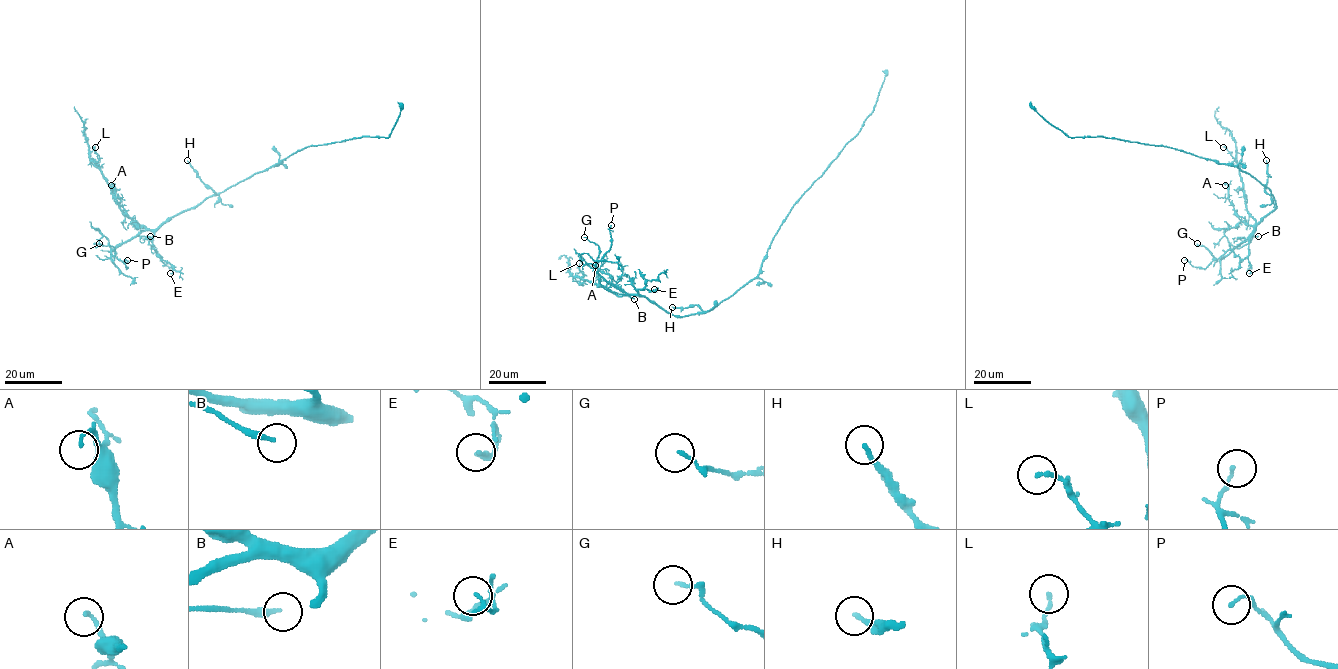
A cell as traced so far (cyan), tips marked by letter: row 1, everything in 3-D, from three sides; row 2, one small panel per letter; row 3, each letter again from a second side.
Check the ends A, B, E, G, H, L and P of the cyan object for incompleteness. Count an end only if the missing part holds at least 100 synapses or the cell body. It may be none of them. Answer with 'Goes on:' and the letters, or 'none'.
Goes on: B

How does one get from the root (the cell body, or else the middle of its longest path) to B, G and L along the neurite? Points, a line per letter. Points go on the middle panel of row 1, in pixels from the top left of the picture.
B: (735, 291), (708, 311), (675, 316), (645, 297), (622, 292), (600, 278), (605, 289), (634, 299)
G: (735, 291), (708, 311), (675, 316), (644, 296), (622, 292), (607, 283), (595, 269), (599, 247), (584, 237)
L: (735, 291), (708, 311), (675, 316), (644, 296), (618, 296), (607, 288), (584, 280), (579, 263)

